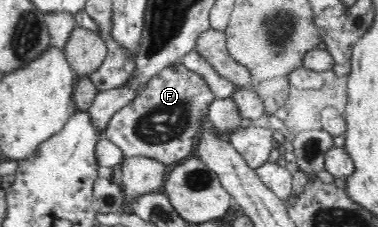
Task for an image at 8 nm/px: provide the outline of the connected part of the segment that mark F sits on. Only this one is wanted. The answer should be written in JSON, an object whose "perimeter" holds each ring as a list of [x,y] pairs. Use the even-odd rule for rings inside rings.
{"perimeter":[[[181,62],[176,70],[165,69],[157,73],[149,84],[137,93],[137,97],[124,108],[121,108],[103,130],[104,136],[116,147],[122,150],[126,158],[147,157],[157,160],[166,166],[178,165],[193,154],[196,148],[196,134],[198,134],[198,118],[208,117],[208,108],[216,95],[207,86],[206,80],[200,74],[187,70]]]}

